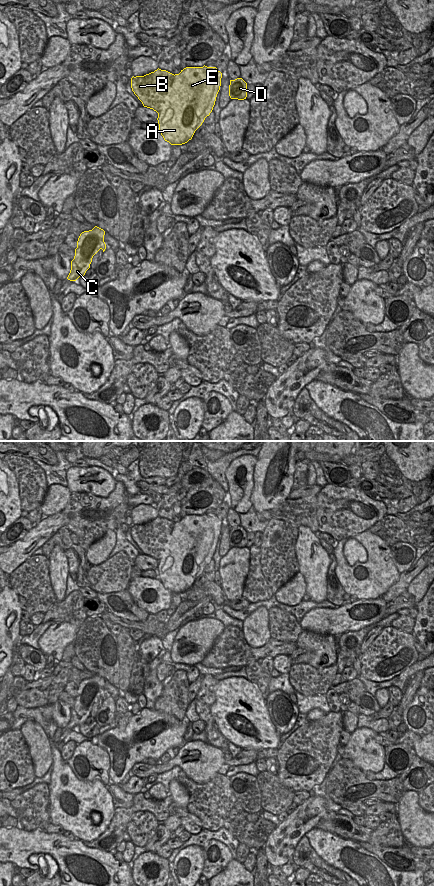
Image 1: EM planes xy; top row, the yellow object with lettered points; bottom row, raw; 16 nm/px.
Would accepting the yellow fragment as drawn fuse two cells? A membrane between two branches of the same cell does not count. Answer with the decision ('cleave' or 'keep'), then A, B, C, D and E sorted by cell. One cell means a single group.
cleave; A C E / B D

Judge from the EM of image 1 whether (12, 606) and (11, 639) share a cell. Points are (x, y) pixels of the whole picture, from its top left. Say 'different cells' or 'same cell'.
same cell

